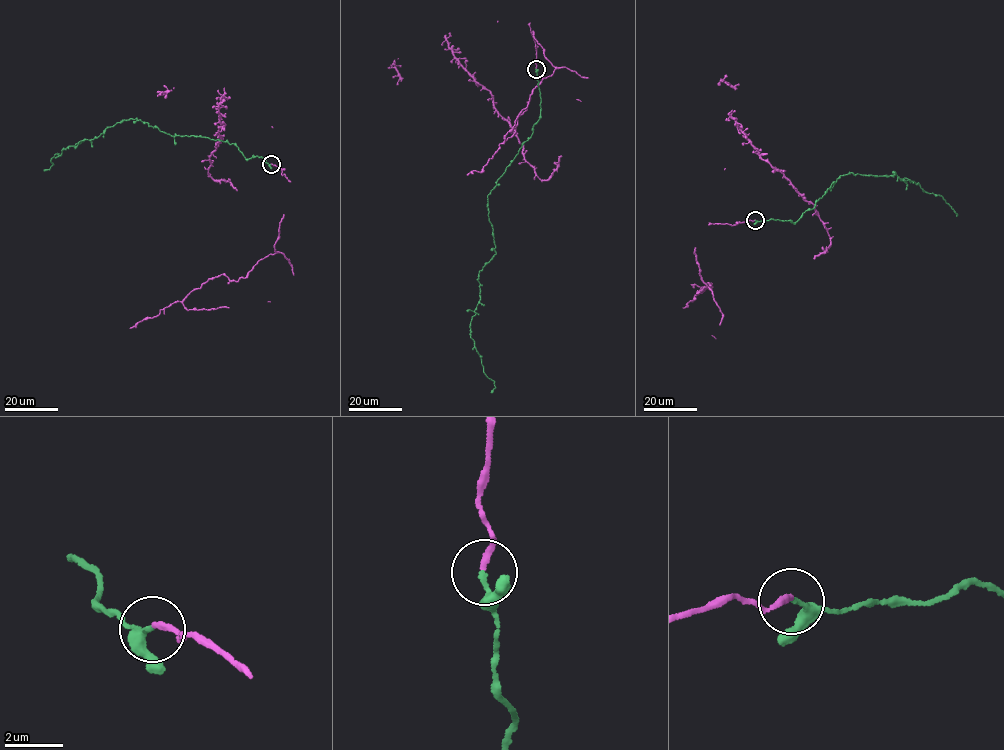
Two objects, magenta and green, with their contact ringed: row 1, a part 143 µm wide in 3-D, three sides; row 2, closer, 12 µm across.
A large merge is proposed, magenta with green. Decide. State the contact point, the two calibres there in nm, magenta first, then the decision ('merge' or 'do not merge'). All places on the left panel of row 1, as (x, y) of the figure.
(271, 164) | 200/180 nm | merge

